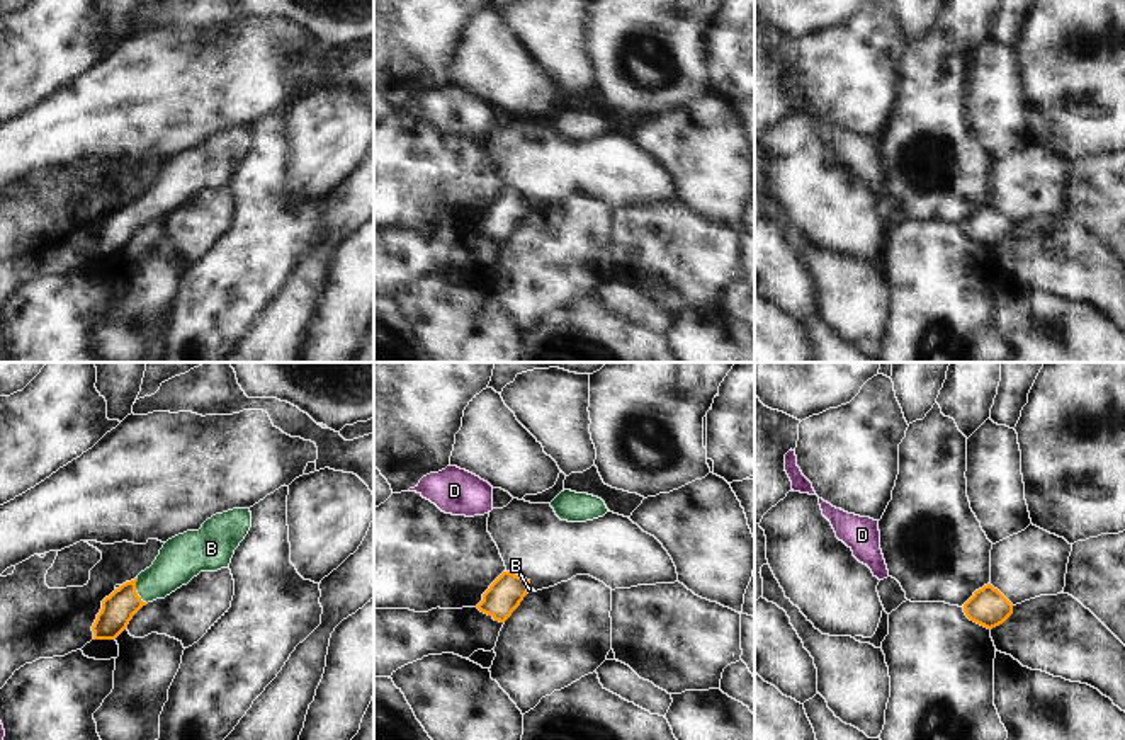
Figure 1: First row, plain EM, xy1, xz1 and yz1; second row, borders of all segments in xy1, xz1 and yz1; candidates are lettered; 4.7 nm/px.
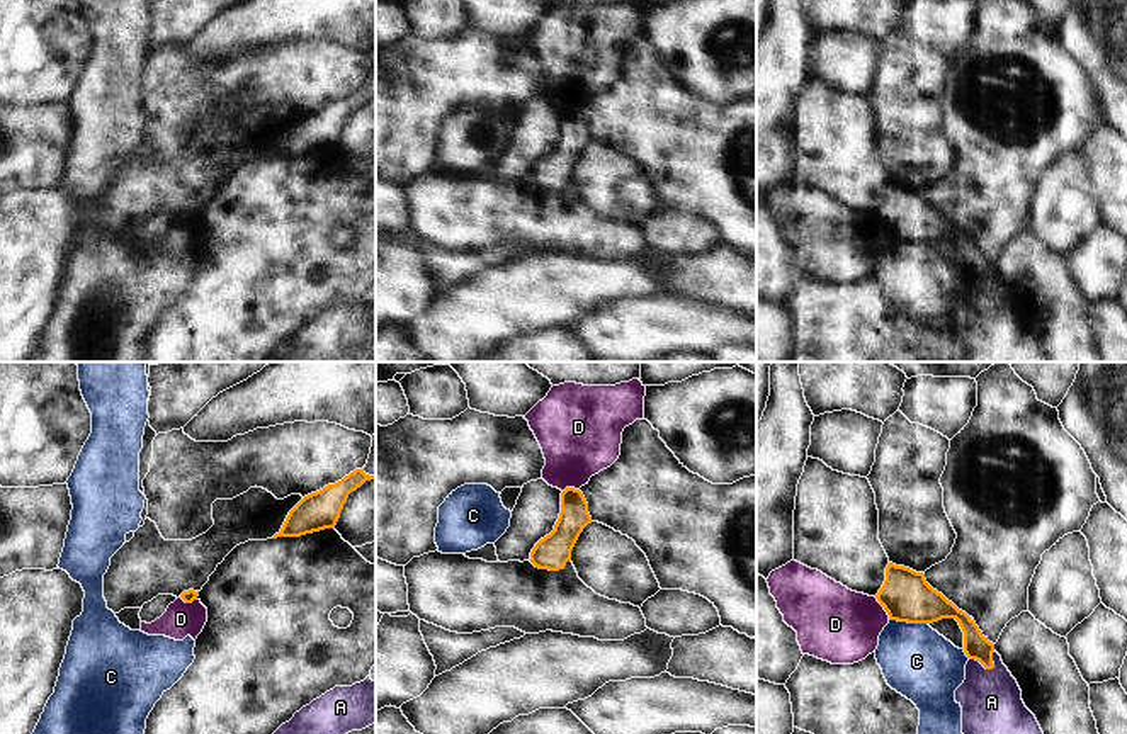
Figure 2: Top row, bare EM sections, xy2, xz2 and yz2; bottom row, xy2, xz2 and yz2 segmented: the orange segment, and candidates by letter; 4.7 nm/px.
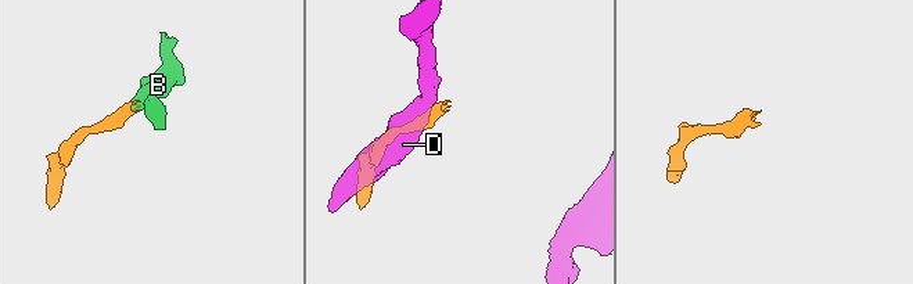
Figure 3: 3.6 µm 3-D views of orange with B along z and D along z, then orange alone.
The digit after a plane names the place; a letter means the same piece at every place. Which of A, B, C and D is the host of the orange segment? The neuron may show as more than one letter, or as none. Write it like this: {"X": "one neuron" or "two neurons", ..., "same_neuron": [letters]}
{"A": "two neurons", "B": "one neuron", "C": "two neurons", "D": "two neurons", "same_neuron": ["B"]}

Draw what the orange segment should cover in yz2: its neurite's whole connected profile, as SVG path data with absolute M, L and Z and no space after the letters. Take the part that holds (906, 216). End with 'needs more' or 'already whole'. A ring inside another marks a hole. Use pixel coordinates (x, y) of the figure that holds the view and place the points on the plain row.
M889 182L886 200L875 217L887 231L889 240L933 243L942 238L955 238L964 251L966 275L979 280L986 289L994 287L994 263L983 255L966 231L933 209L923 192Z | already whole

